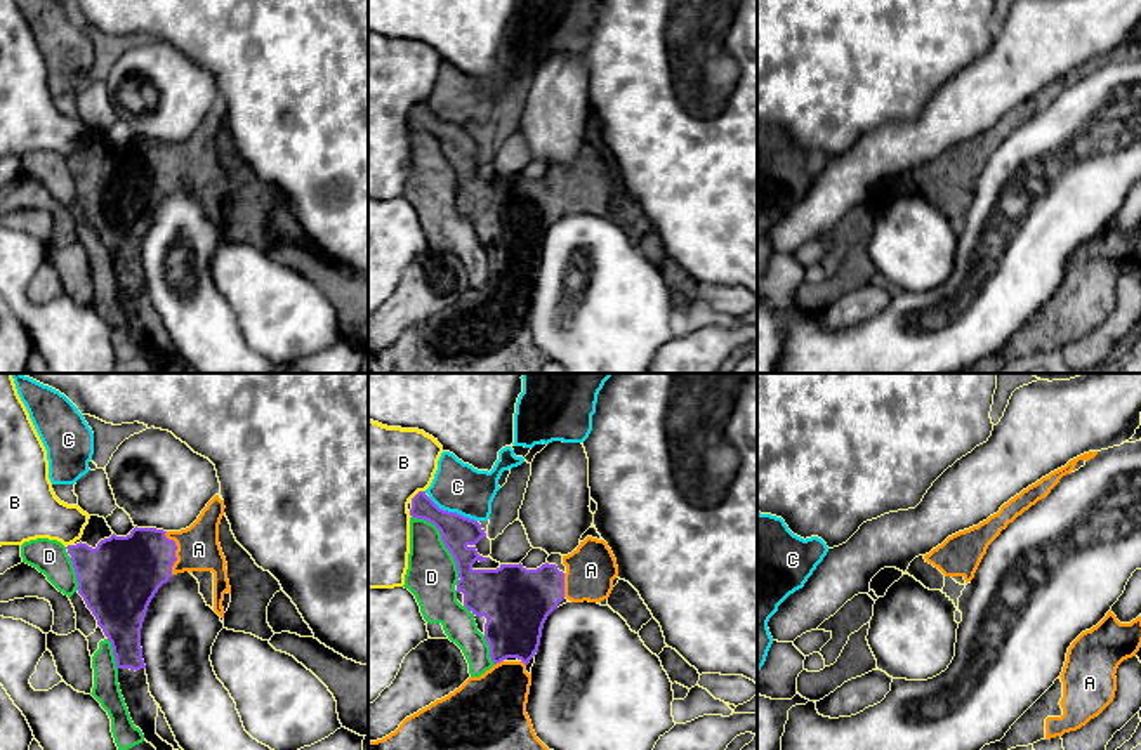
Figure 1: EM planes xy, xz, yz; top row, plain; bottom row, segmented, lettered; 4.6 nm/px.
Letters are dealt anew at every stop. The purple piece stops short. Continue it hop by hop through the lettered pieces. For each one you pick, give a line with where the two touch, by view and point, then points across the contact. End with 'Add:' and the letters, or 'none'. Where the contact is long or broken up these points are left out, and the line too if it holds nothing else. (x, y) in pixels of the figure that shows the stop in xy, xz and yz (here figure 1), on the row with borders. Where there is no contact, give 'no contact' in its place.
A: xy (174, 552)
Add: A

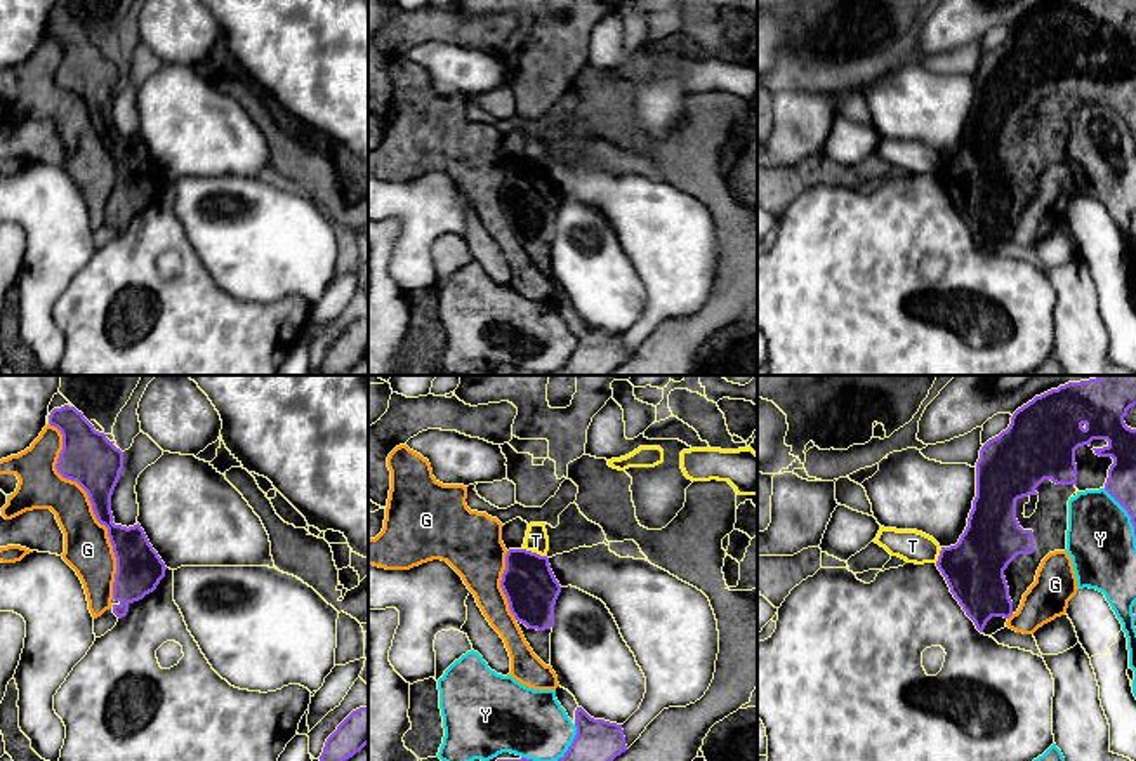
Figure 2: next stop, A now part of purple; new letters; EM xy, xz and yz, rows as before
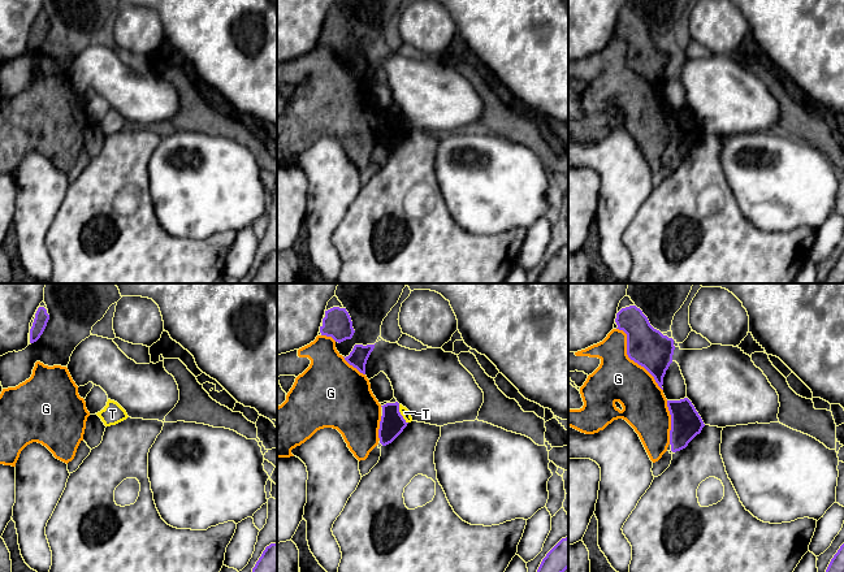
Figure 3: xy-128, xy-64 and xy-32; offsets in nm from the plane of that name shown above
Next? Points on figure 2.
Add: none

